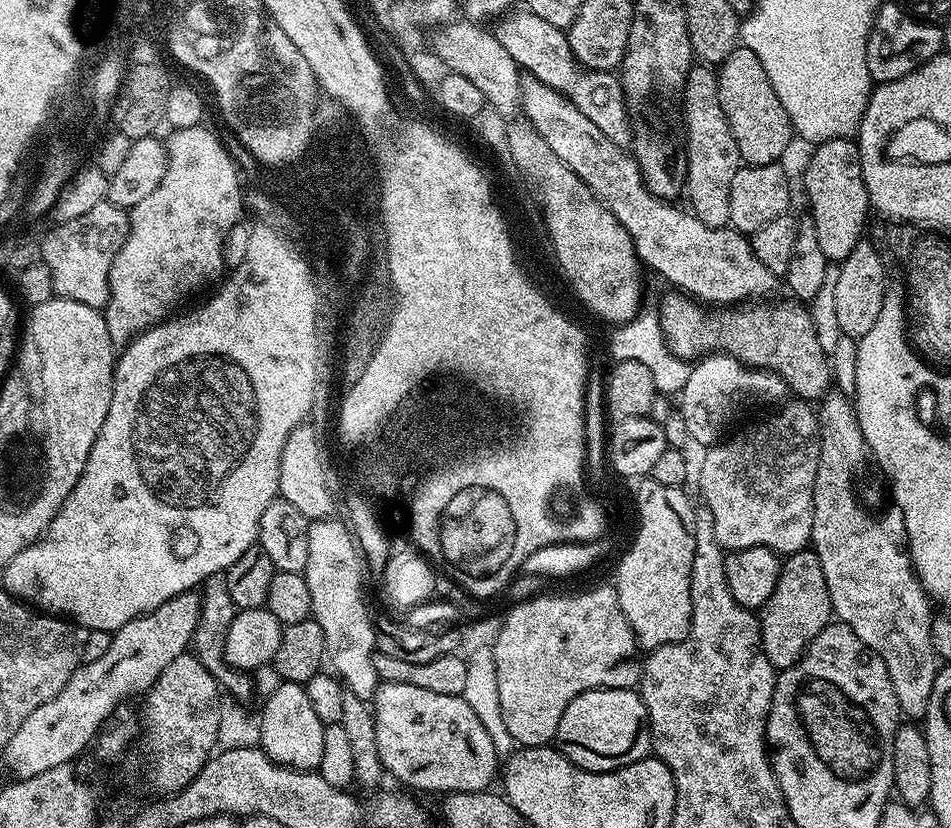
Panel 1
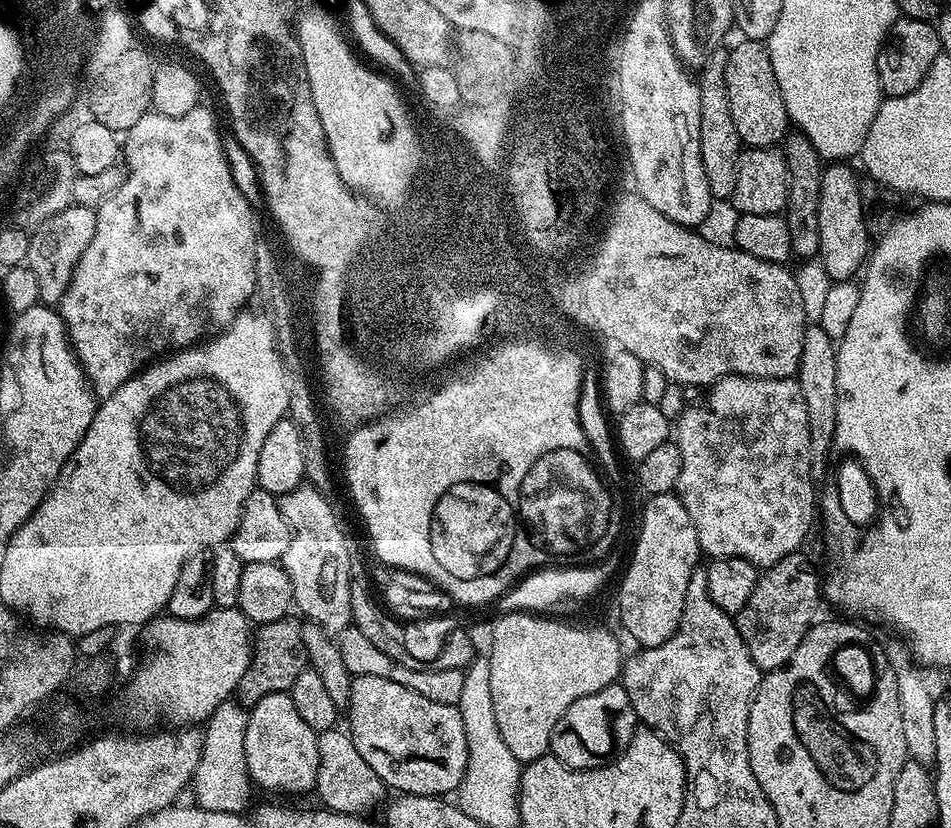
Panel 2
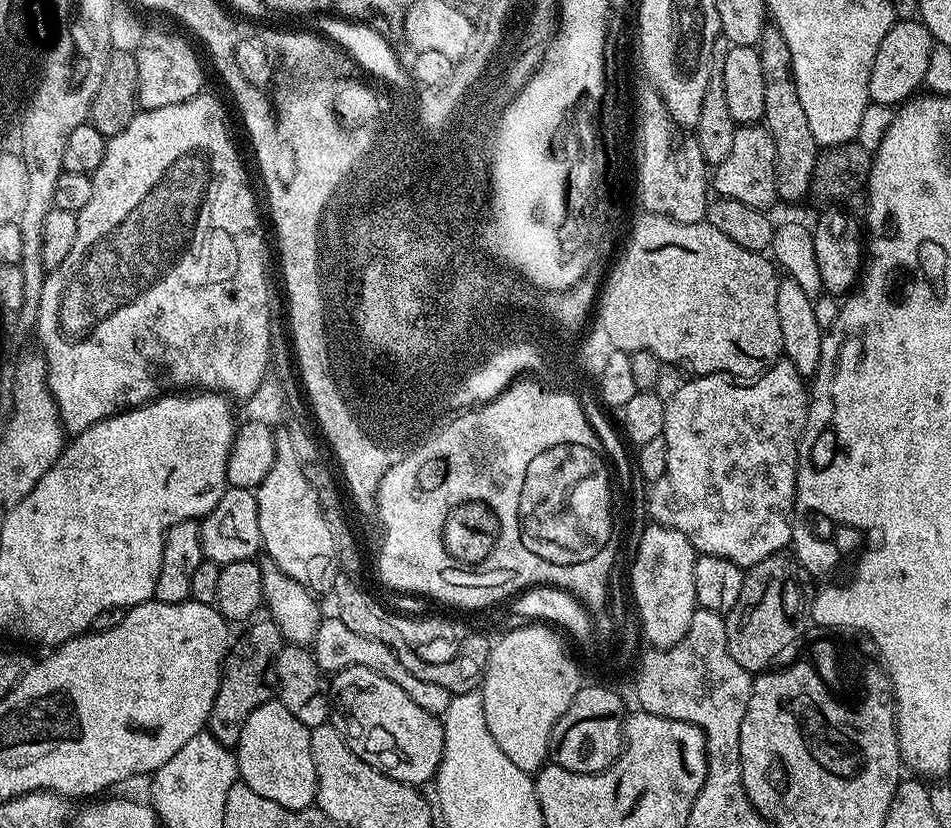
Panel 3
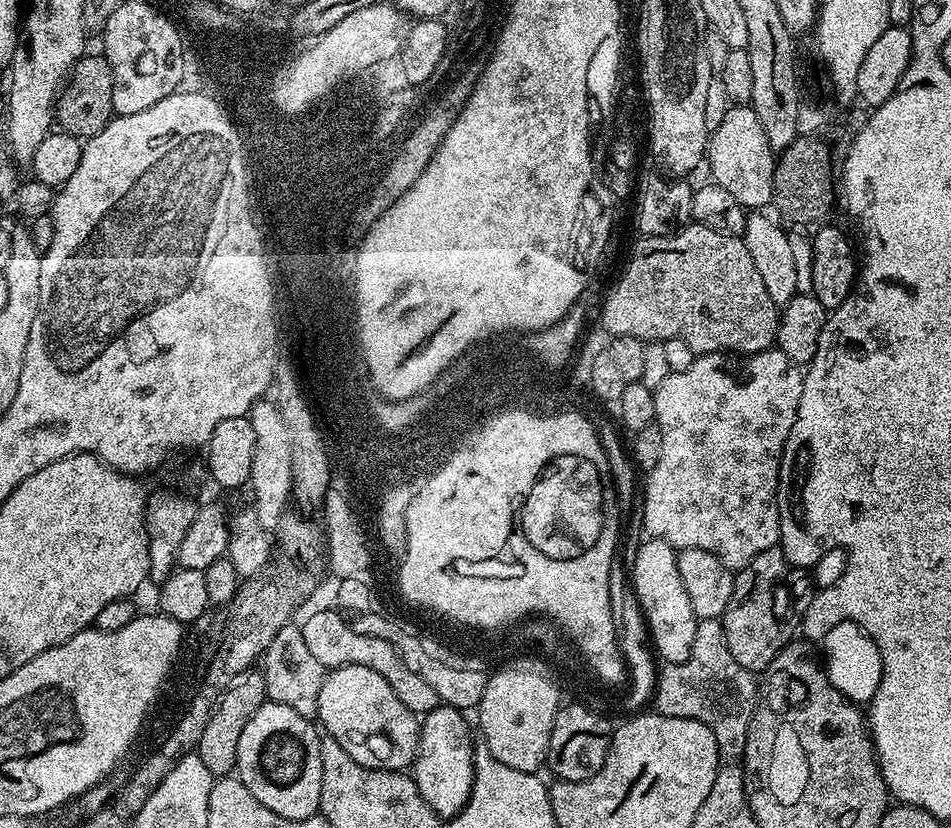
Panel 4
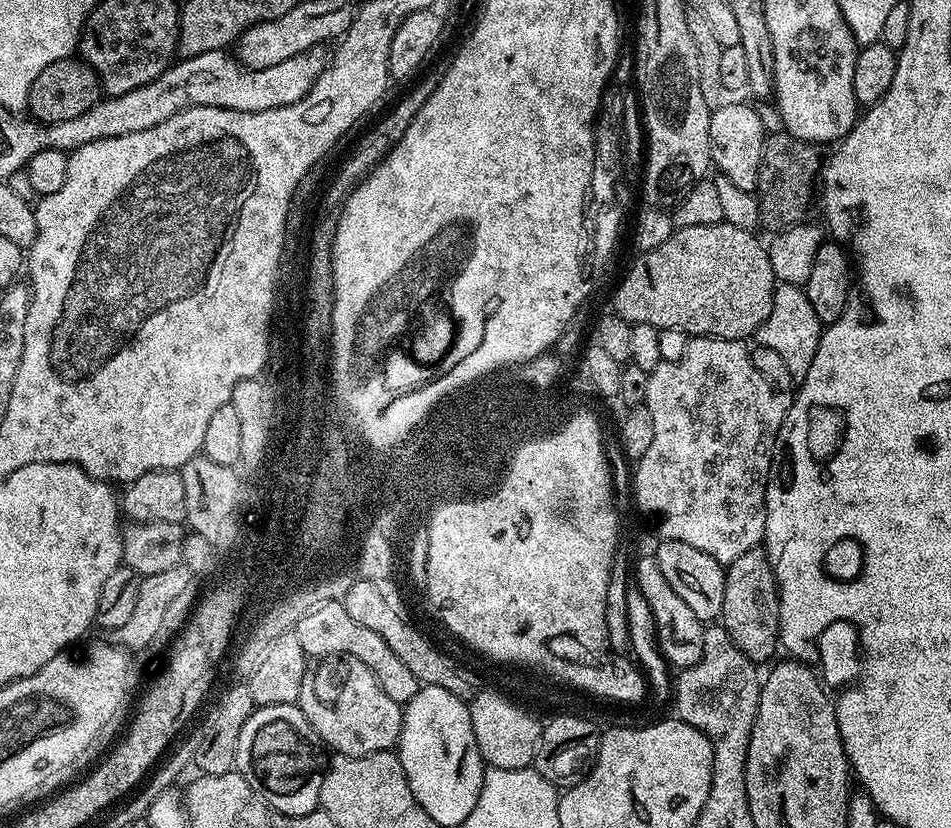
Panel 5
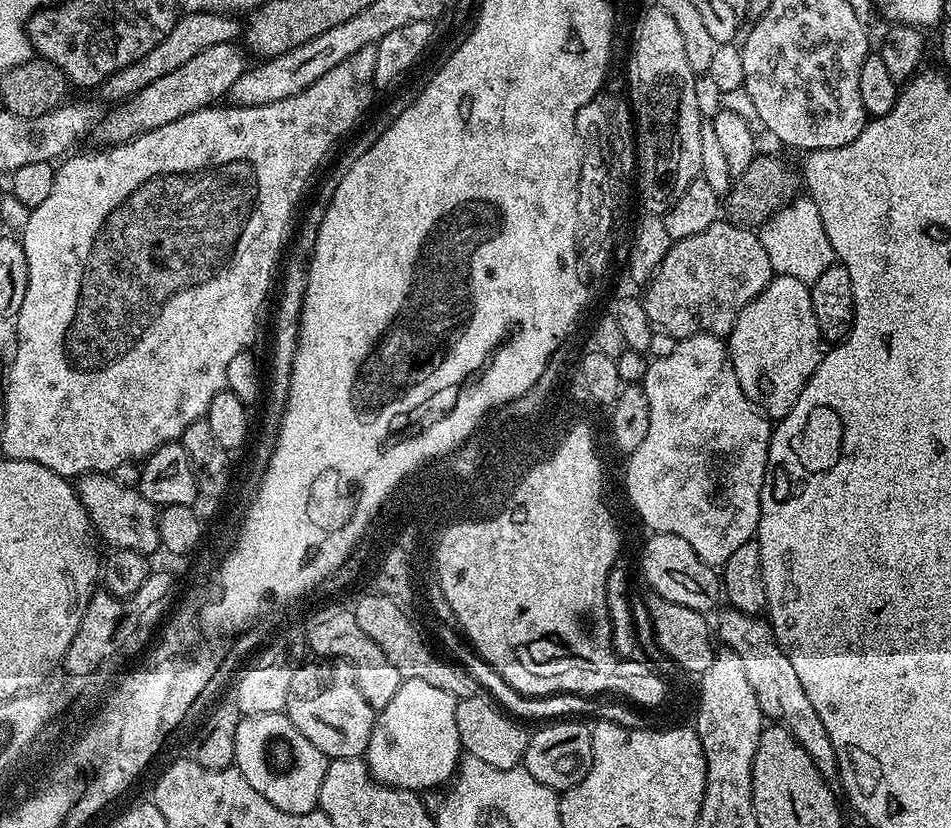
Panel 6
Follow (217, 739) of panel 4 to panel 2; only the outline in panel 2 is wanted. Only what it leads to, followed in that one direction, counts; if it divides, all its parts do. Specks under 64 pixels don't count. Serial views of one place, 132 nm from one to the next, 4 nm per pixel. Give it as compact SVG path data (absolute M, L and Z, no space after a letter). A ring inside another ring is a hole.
M292 614L283 616L278 622L261 624L255 629L250 666L246 666L246 674L242 674L238 689L239 699L245 705L256 704L266 698L266 694L291 693L294 678L298 678L298 674L302 674L309 667L304 629L305 625Z

